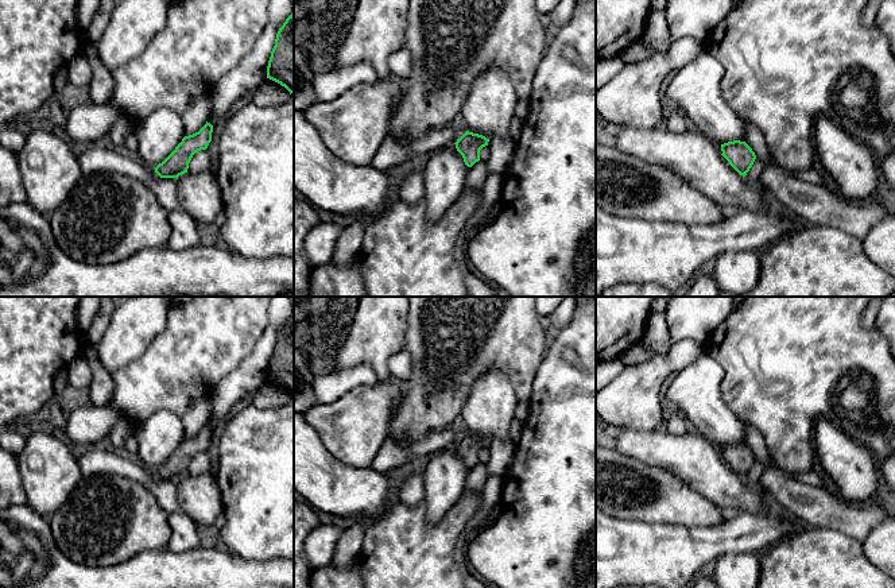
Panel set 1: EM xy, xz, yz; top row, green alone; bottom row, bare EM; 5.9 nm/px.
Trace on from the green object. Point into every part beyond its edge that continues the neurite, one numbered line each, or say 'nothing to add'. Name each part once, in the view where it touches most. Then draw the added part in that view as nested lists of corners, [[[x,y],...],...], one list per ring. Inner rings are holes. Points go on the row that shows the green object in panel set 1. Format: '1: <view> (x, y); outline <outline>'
nothing to add

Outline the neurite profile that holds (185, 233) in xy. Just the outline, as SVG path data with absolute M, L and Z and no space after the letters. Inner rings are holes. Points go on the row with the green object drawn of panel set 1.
M181 209L167 213L171 225L171 235L166 248L182 251L205 241L199 232L198 224L193 220L191 216Z

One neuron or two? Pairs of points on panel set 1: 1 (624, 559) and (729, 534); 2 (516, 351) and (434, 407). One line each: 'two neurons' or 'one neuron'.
1: one neuron
2: one neuron

